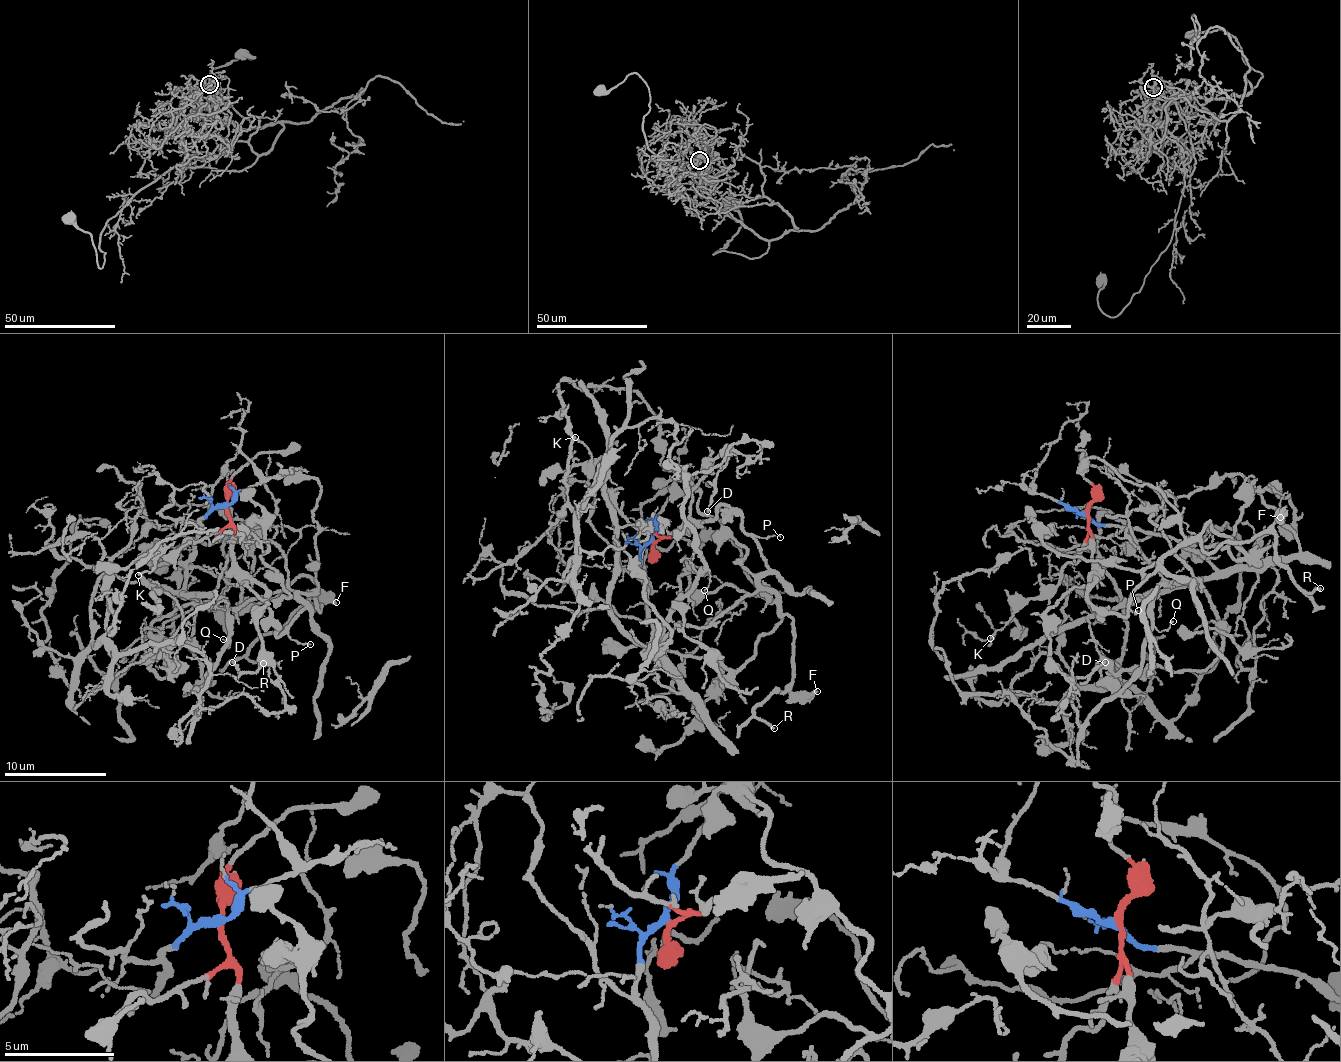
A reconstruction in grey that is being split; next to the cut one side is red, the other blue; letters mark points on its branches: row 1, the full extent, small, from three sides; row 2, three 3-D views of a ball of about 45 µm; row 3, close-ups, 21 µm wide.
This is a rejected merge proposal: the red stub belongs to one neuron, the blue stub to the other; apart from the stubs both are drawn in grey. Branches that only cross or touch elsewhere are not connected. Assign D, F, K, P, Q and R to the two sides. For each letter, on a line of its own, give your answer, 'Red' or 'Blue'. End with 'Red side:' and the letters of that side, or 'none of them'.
D: Red
F: Red
K: Red
P: Red
Q: Blue
R: Red
Red side: D, F, K, P, R

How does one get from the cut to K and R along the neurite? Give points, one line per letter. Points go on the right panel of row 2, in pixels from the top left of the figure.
K: (1086, 512), (1089, 529), (1080, 558), (1063, 568), (1055, 584), (1032, 598), (990, 639)
R: (1086, 512), (1089, 602), (1108, 614), (1124, 616), (1182, 544), (1213, 552), (1264, 533), (1297, 586), (1320, 589)

